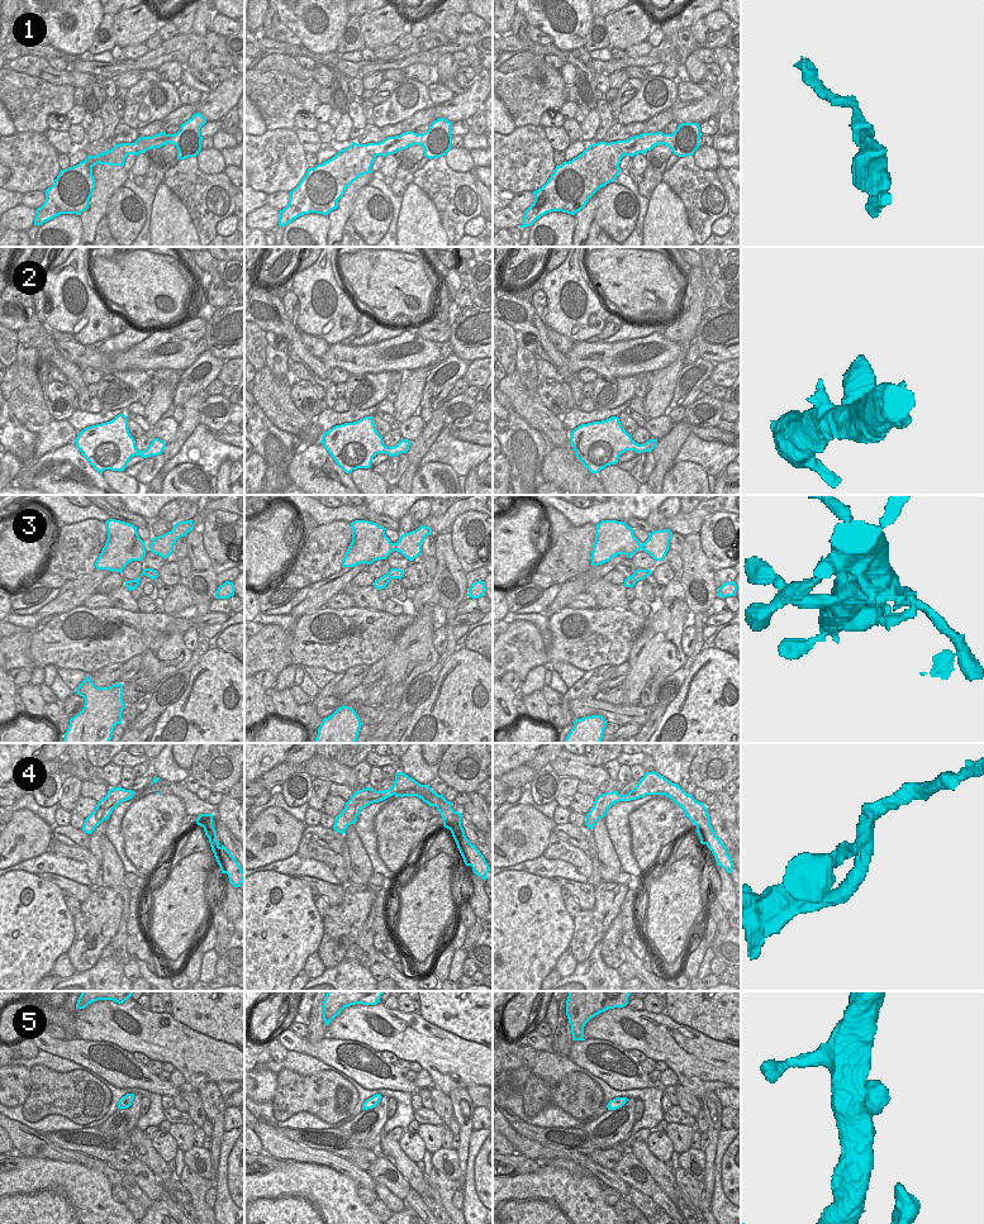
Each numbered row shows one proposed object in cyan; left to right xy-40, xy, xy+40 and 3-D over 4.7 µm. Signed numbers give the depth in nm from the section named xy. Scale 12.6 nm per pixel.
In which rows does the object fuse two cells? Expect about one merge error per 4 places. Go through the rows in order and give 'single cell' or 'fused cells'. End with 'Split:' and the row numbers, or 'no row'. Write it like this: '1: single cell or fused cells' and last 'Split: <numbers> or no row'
1: single cell
2: single cell
3: single cell
4: single cell
5: single cell
Split: no row

